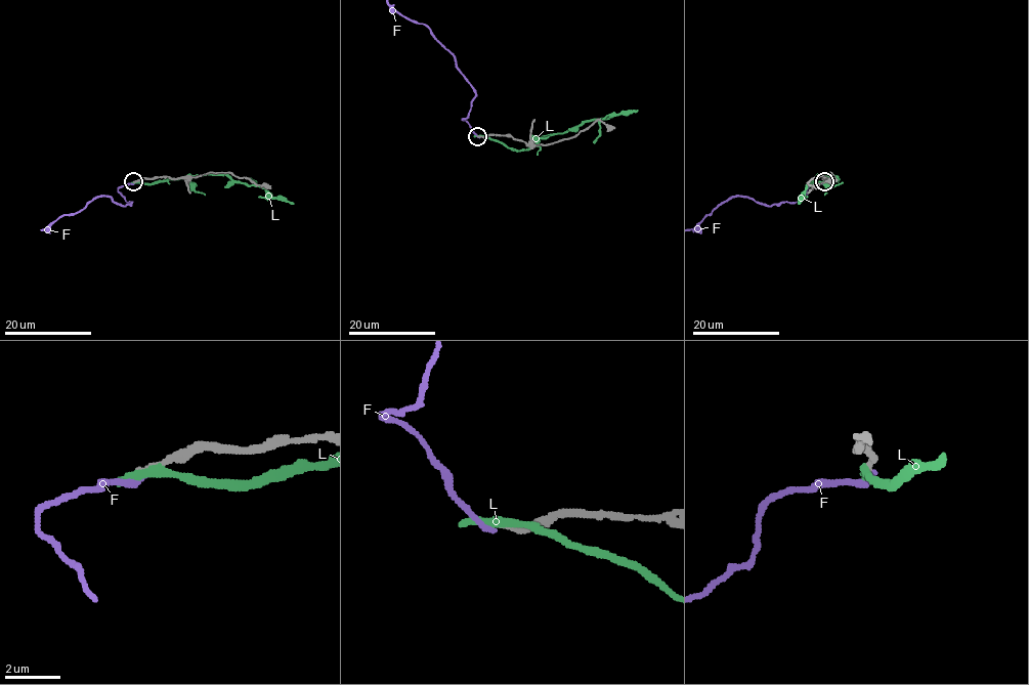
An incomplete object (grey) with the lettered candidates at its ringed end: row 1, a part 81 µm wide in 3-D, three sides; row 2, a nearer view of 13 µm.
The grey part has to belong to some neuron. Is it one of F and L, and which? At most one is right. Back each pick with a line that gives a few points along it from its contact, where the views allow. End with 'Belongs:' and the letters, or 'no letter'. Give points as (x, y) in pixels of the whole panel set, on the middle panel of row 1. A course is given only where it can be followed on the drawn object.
Belongs: no letter

